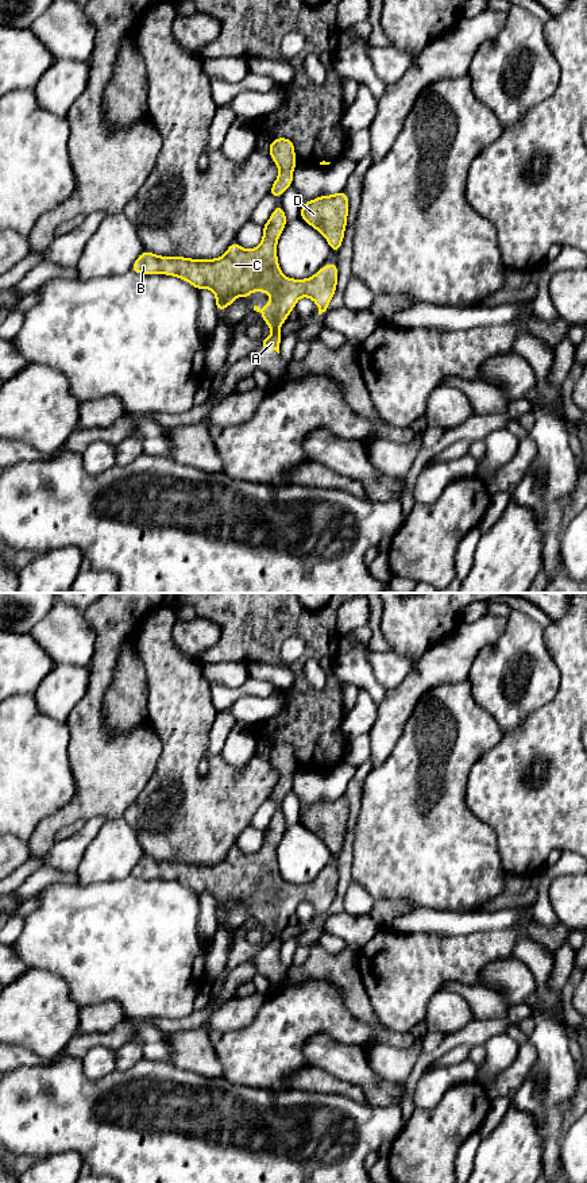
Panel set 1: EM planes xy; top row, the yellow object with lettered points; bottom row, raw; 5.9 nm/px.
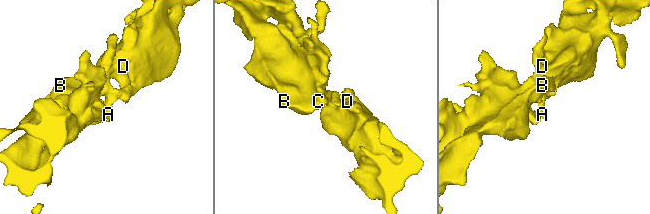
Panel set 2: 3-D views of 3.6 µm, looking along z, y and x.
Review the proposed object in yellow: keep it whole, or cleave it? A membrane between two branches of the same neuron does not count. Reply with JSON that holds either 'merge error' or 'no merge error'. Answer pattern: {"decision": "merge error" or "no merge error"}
{"decision": "no merge error"}

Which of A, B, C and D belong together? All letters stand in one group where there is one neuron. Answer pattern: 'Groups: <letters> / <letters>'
Groups: A B C D

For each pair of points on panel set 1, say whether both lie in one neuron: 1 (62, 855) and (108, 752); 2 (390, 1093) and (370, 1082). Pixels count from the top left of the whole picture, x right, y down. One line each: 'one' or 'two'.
1: two
2: one

